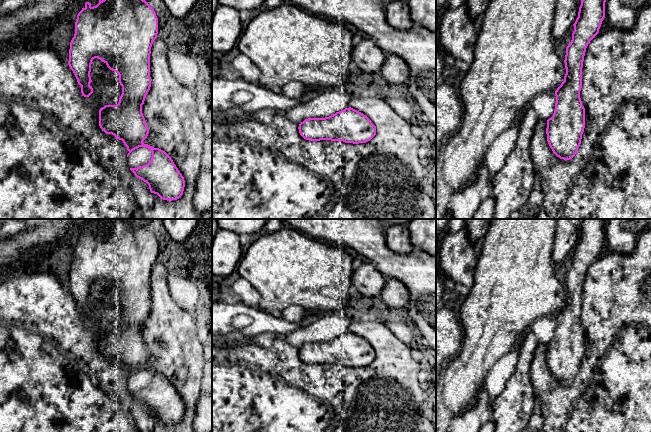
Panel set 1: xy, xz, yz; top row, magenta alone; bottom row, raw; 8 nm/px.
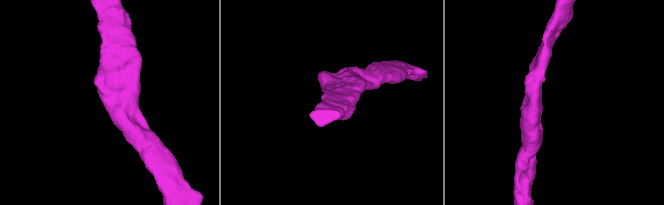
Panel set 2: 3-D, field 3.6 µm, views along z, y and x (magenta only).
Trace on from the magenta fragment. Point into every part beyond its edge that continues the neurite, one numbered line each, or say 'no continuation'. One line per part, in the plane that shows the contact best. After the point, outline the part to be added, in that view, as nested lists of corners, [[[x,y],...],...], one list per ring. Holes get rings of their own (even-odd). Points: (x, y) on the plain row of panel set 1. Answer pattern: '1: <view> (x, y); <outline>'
no continuation

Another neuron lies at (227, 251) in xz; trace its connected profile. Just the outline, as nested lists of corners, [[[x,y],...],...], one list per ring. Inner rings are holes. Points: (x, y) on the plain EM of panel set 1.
[[[219,230],[212,243],[212,274],[231,275],[243,256],[244,249],[240,236],[225,230]]]

